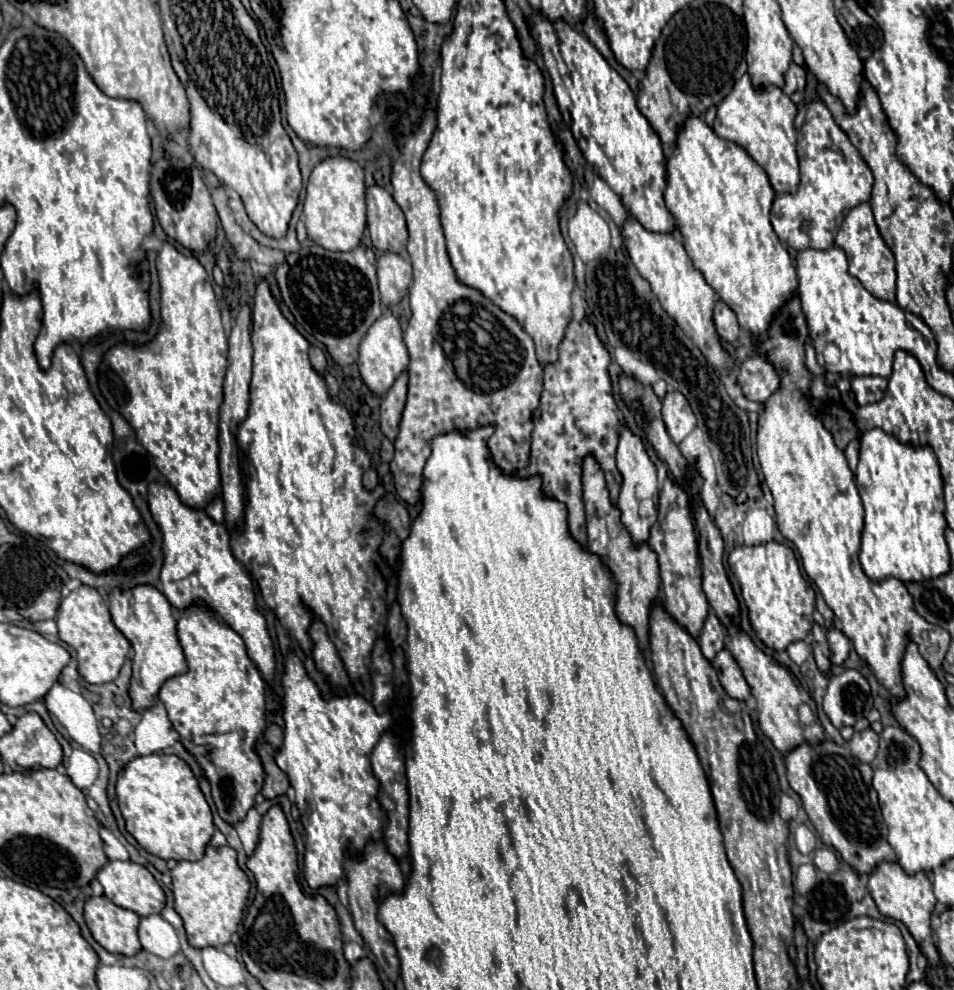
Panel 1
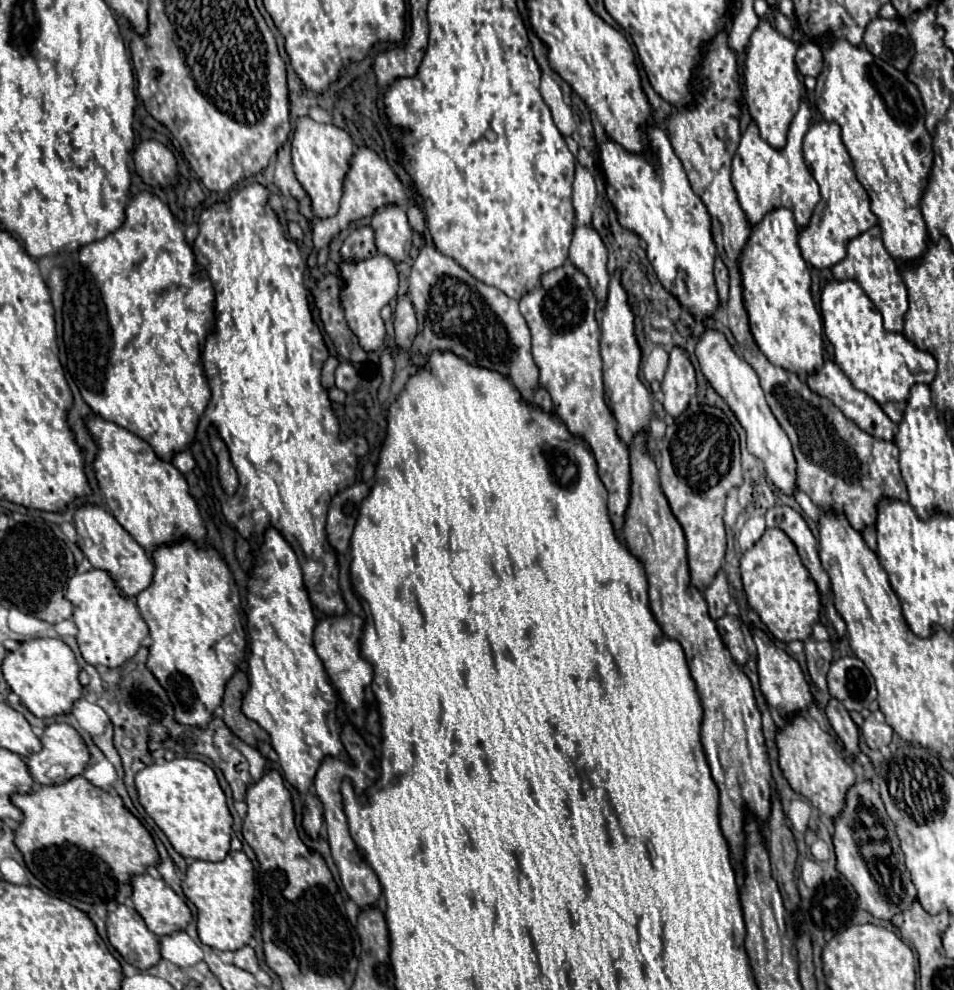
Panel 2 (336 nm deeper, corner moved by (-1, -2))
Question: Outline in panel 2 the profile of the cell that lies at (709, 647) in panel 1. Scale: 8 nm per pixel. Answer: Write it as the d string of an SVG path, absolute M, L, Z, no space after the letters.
M719 572L713 580L713 584L703 592L707 604L709 604L709 616L711 620L719 620L725 616L725 610L731 602L731 594L729 594L729 584L727 584L727 576L723 572Z

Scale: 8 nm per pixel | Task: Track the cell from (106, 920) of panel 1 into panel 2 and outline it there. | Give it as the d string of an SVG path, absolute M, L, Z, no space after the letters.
M119 906L107 914L107 938L111 946L139 970L147 970L161 960L159 940L145 926L143 918L129 906Z

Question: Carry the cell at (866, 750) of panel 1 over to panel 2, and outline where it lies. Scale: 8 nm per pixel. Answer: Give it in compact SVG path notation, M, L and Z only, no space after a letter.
M880 710L871 713L871 716L865 720L865 724L861 726L861 734L865 738L865 744L871 750L877 750L883 744L891 742L893 730L885 724L885 717Z

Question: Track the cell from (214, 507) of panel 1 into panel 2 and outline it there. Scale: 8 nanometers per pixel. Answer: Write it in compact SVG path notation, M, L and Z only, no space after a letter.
M187 450L187 452L181 452L181 454L177 454L177 456L173 458L173 466L175 466L181 474L189 474L189 472L193 472L193 468L197 466L197 462L195 462L193 454Z

